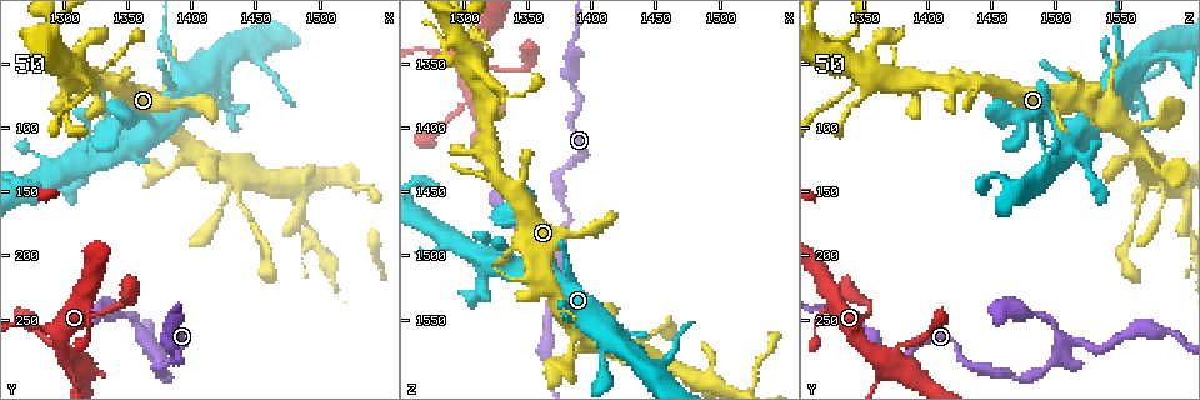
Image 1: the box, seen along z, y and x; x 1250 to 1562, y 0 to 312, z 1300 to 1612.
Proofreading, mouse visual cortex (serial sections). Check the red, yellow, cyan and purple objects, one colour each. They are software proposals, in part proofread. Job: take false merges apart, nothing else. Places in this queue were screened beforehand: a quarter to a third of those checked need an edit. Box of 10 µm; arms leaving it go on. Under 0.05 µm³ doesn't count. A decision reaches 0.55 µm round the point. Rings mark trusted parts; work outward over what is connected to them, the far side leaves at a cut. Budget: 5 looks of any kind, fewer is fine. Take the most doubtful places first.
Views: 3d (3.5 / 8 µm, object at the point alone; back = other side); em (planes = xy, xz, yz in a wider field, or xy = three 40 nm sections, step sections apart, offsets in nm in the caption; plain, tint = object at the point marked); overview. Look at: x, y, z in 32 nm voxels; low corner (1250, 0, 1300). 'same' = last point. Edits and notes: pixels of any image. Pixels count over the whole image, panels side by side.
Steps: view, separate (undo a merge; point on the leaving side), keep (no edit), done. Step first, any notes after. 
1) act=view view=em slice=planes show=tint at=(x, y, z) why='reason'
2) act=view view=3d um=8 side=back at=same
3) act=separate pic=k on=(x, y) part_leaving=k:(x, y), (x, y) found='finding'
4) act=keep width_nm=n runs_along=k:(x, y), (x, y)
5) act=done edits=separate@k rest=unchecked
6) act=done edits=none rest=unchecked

act=view view=3d um=3.5 at=(1314, 60, 1344) why='small branch off a trunk'

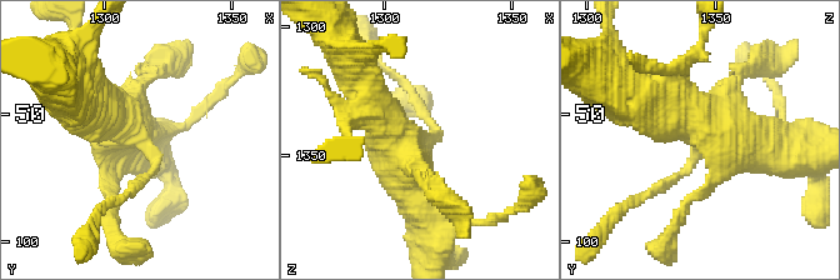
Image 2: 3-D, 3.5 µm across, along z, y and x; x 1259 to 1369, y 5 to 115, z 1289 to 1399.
act=view view=em slice=xy step=3 show=tint at=(1314, 61, 1345)

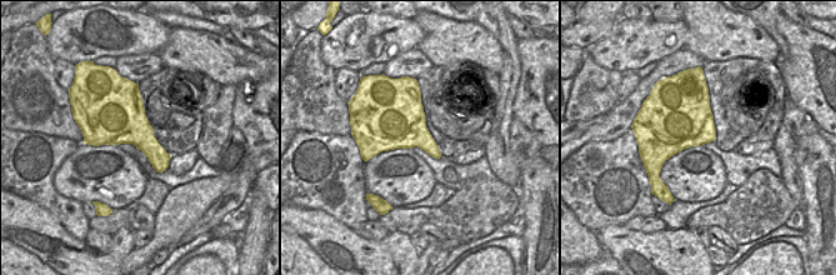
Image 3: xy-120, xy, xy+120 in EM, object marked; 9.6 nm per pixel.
act=keep runs_along=2:(794, 153), (706, 126), (663, 95) found='one cell here'

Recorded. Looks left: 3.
act=view view=3d um=8 at=(1372, 272, 1508) why='a narrow waist'

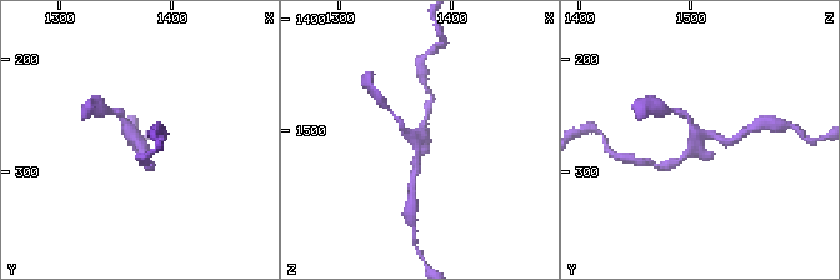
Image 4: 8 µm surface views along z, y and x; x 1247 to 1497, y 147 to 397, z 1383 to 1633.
act=view view=em slice=xy step=5 show=tint at=same why='need the tissue'

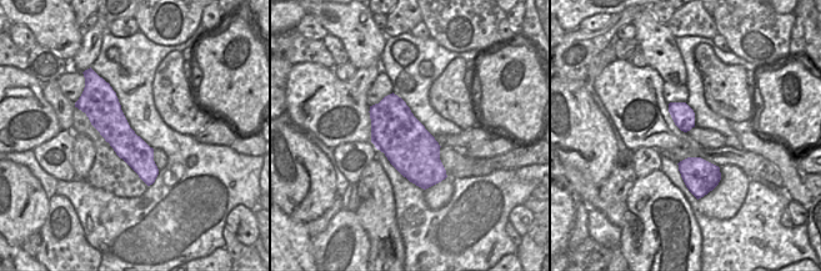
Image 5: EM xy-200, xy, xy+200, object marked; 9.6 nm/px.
act=keep runs_along=5:(106, 89), (106, 116), (149, 179) found='continuous, no second cell'

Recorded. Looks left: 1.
act=done edits=none rest=unchecked

